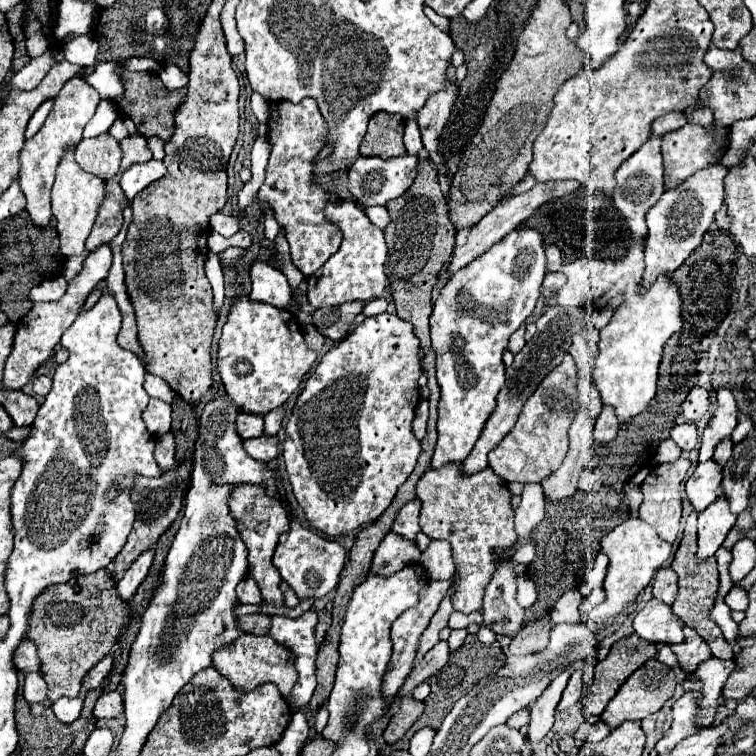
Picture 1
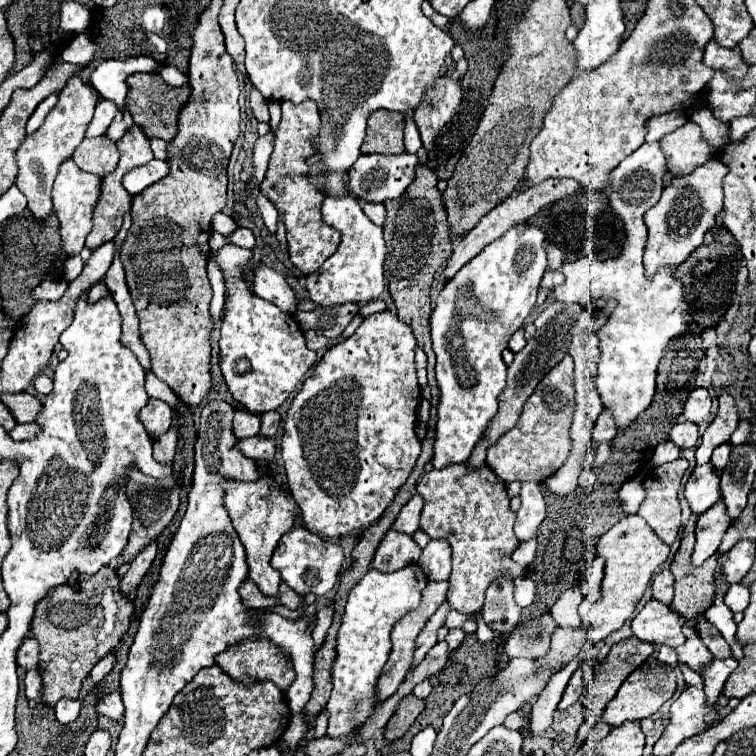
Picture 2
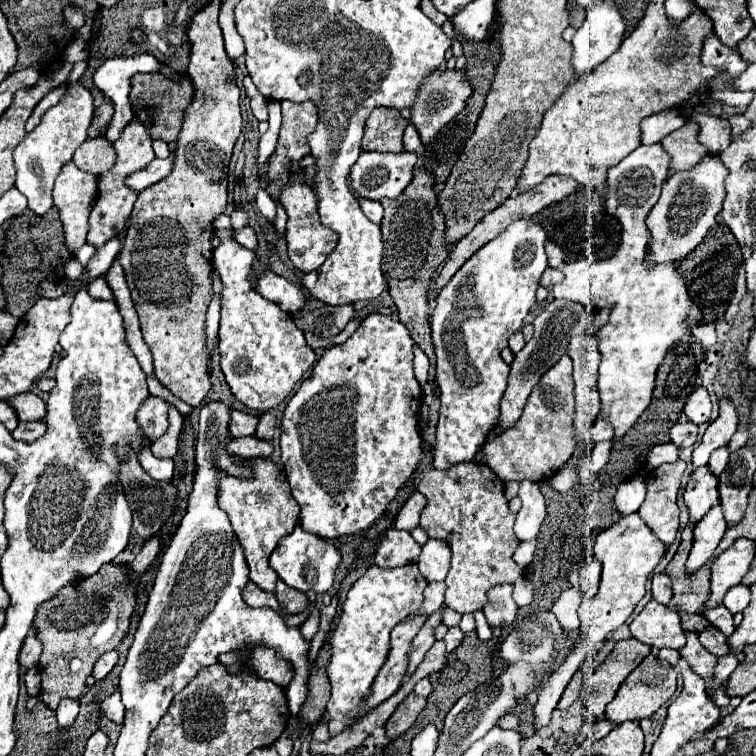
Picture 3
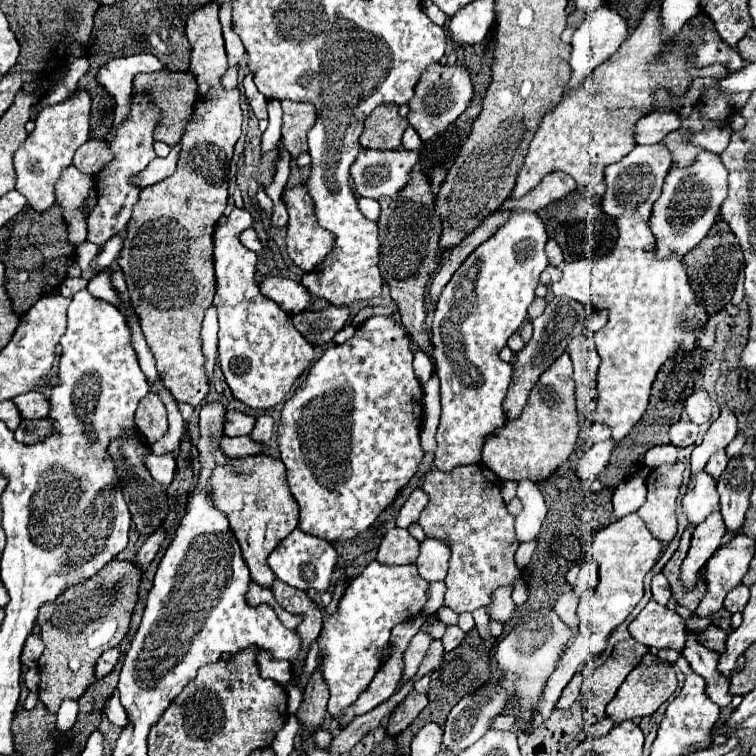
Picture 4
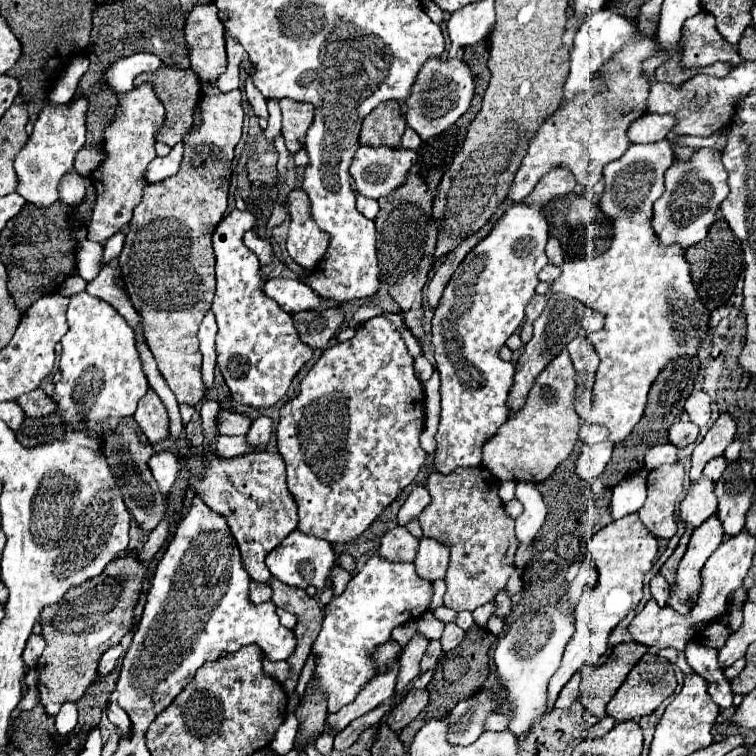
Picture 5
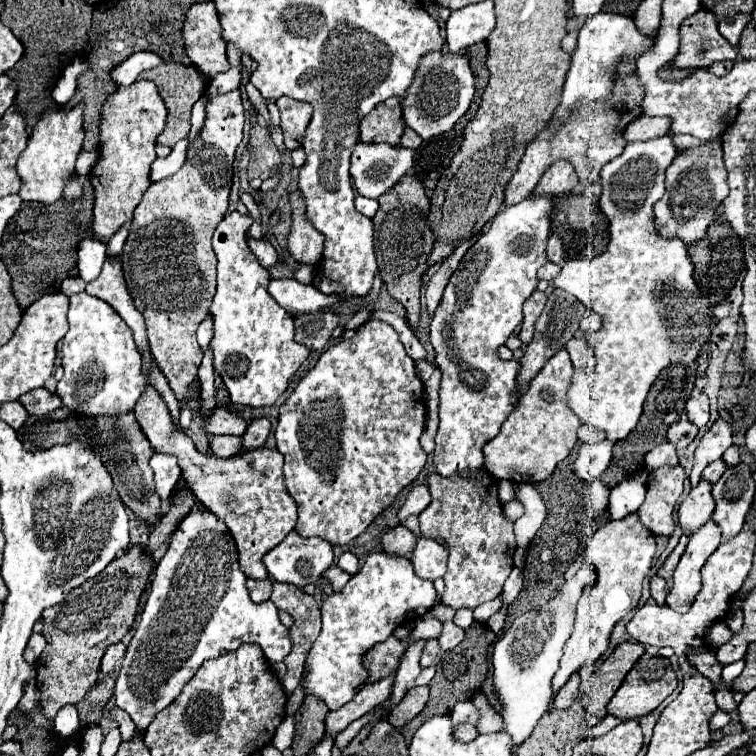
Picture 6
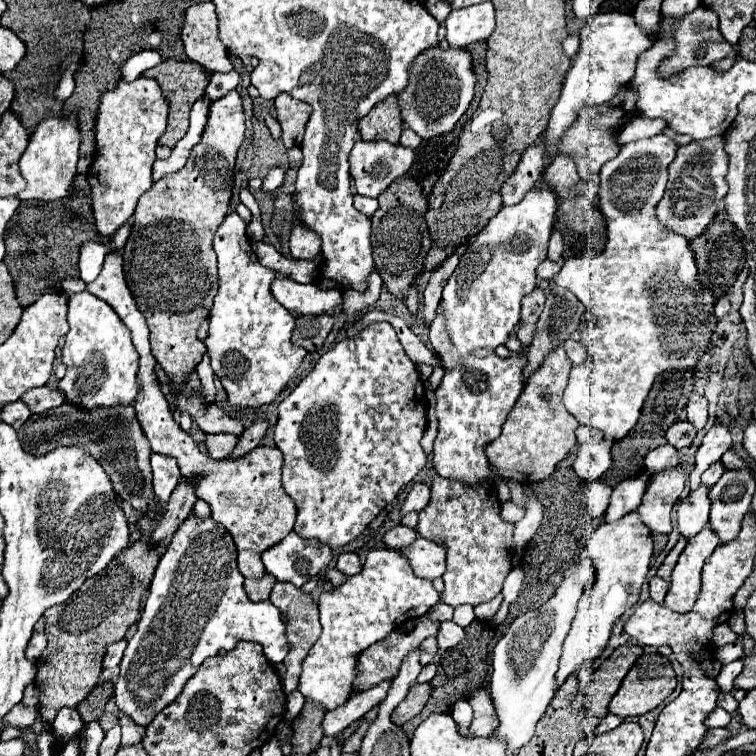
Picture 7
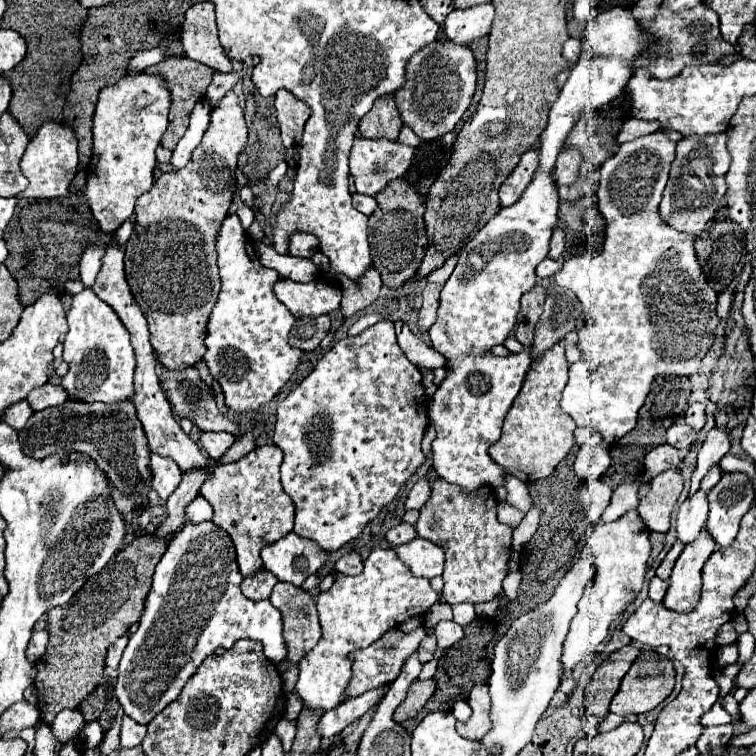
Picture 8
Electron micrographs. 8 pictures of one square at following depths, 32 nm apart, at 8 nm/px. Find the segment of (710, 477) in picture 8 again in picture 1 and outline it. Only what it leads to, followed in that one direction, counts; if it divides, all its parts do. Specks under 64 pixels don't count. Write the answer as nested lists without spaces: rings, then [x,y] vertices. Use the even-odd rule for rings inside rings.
[[[724,438],[724,440],[716,446],[716,450],[714,450],[714,460],[716,460],[718,464],[726,464],[726,460],[728,460],[730,454],[732,454],[732,446],[734,446],[734,442],[732,442],[730,438]]]

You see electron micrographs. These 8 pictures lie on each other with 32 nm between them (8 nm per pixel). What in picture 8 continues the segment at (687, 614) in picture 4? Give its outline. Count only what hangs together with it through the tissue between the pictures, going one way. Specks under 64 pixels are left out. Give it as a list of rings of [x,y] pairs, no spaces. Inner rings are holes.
[[[704,528],[698,534],[698,538],[682,550],[672,570],[666,598],[662,602],[668,610],[674,610],[674,612],[694,610],[694,604],[698,604],[698,598],[700,598],[700,586],[702,586],[700,572],[704,562],[714,552],[714,548],[716,548],[716,542],[710,536],[710,532]]]

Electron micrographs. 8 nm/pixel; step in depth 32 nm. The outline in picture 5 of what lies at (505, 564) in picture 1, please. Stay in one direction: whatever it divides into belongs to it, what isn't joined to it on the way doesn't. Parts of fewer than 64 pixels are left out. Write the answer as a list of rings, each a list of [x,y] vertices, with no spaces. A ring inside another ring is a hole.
[[[500,590],[500,592],[494,596],[494,602],[496,602],[494,616],[506,620],[506,618],[510,616],[510,612],[512,612],[512,600],[508,598],[508,592],[506,592],[506,590]]]

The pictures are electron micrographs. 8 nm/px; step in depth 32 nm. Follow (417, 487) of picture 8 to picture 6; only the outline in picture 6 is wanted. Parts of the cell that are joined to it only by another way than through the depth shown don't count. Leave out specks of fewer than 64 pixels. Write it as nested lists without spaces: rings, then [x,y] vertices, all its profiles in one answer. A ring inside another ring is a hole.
[[[420,484],[420,486],[414,486],[412,488],[412,492],[408,494],[408,498],[406,498],[406,502],[404,502],[404,506],[400,508],[400,512],[398,512],[398,518],[400,518],[400,524],[408,518],[408,516],[418,516],[424,508],[426,508],[426,504],[430,504],[430,492],[428,492],[428,488],[424,486],[424,484]]]

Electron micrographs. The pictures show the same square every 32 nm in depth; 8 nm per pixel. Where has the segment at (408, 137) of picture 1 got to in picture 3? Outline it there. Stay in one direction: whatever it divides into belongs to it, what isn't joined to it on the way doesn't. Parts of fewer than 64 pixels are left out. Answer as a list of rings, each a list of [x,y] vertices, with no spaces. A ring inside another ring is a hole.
[[[408,124],[406,126],[406,132],[404,132],[404,150],[416,152],[420,146],[422,146],[422,142],[420,142],[418,130],[414,128],[414,124]]]

